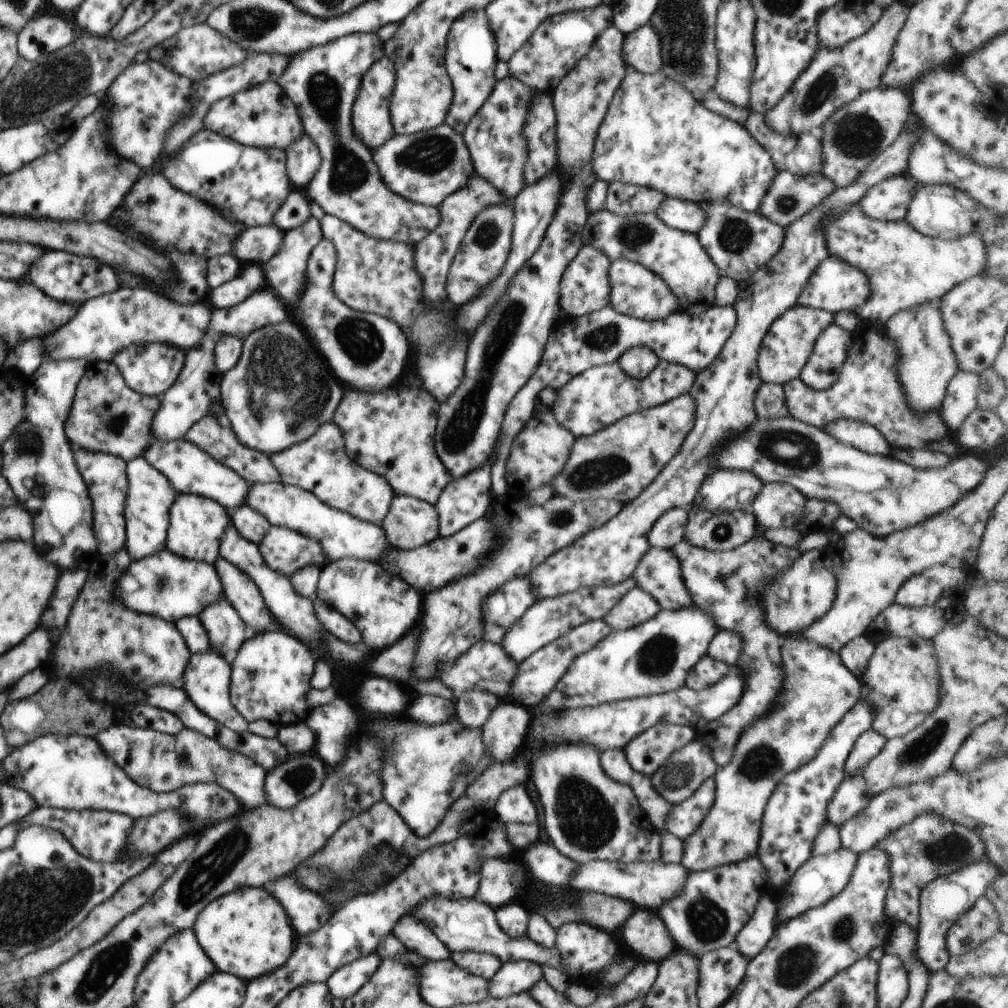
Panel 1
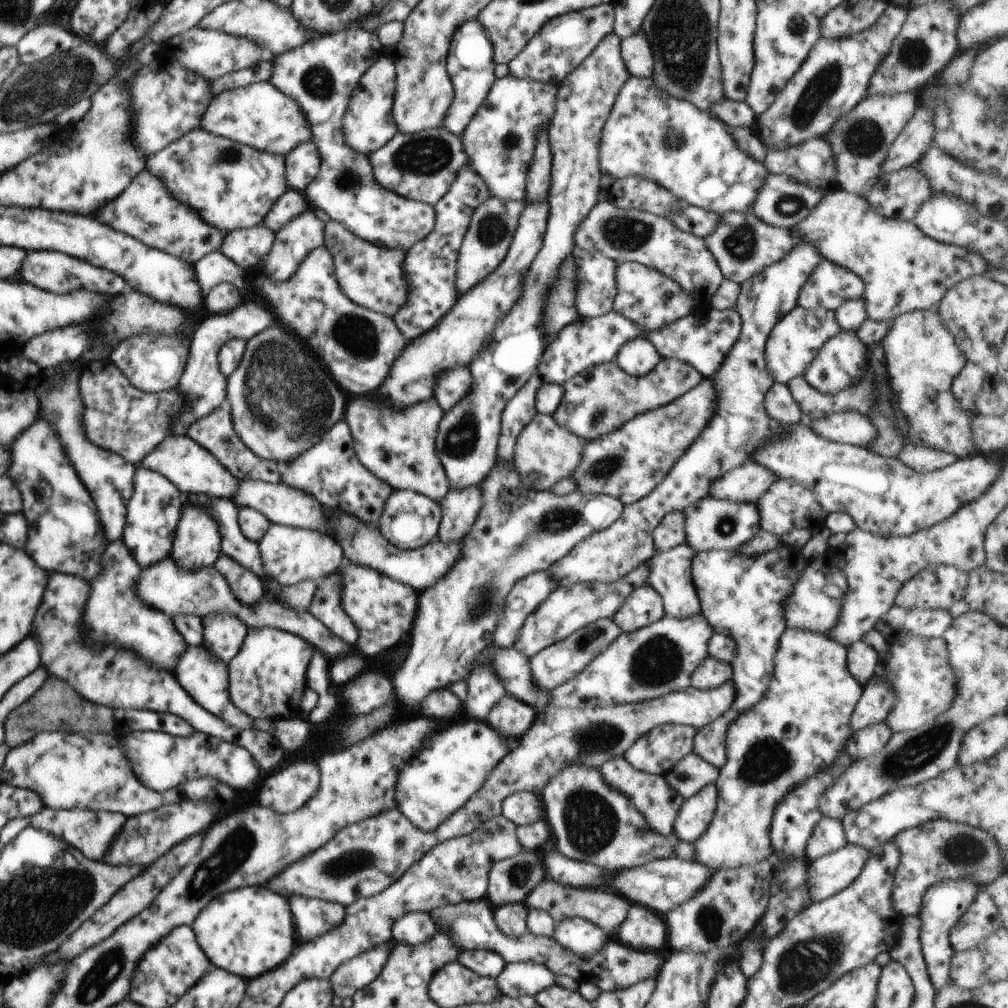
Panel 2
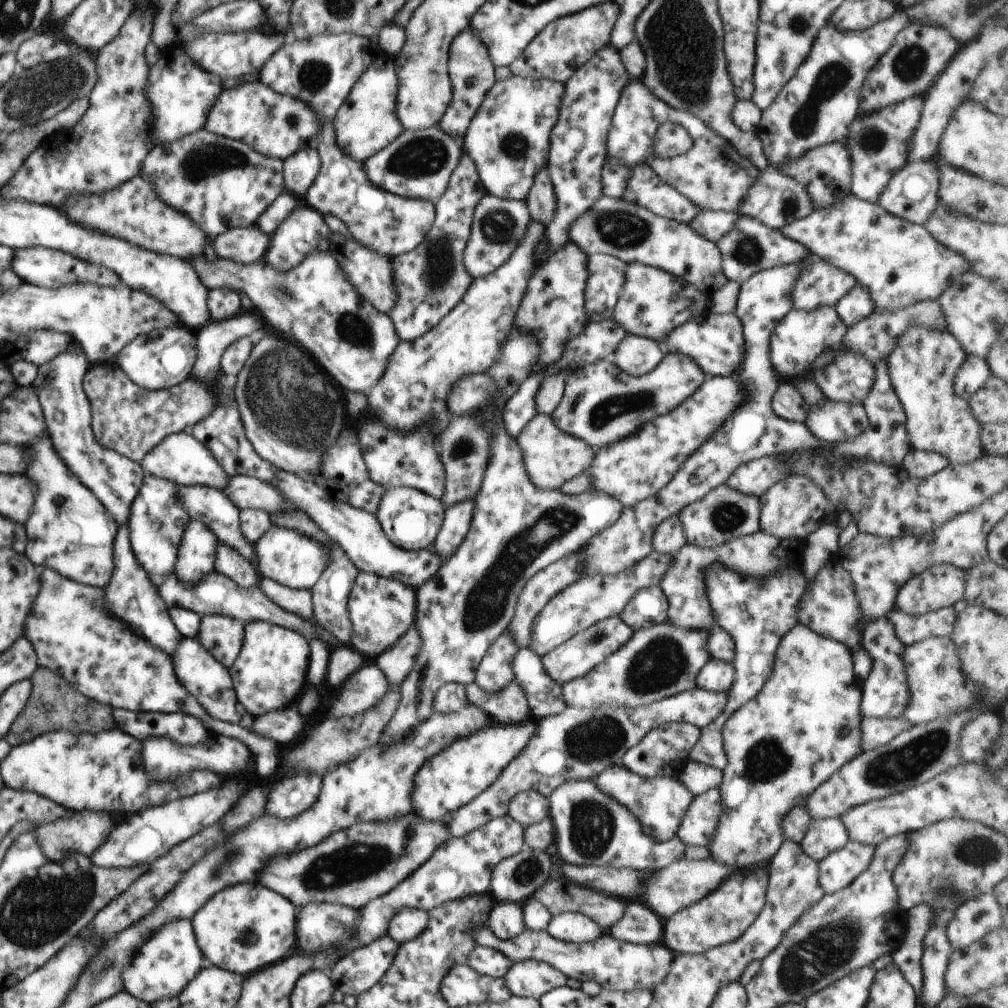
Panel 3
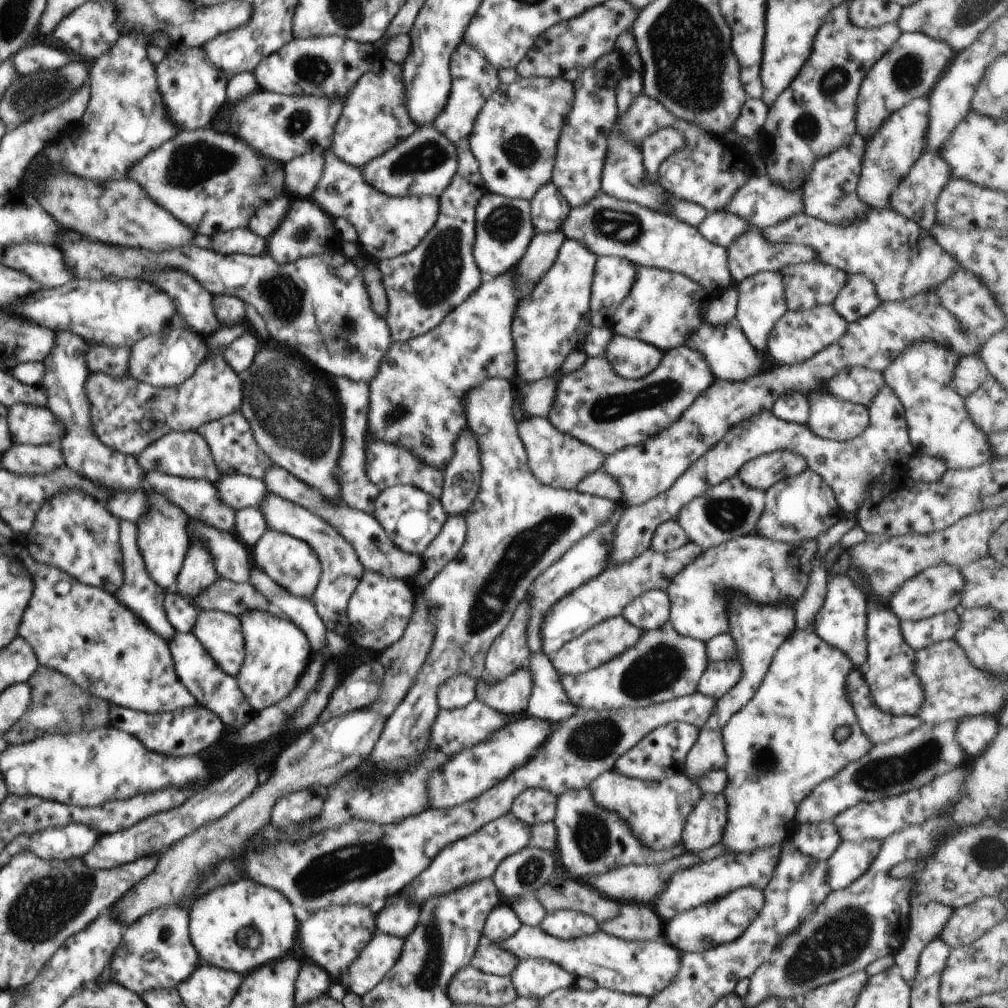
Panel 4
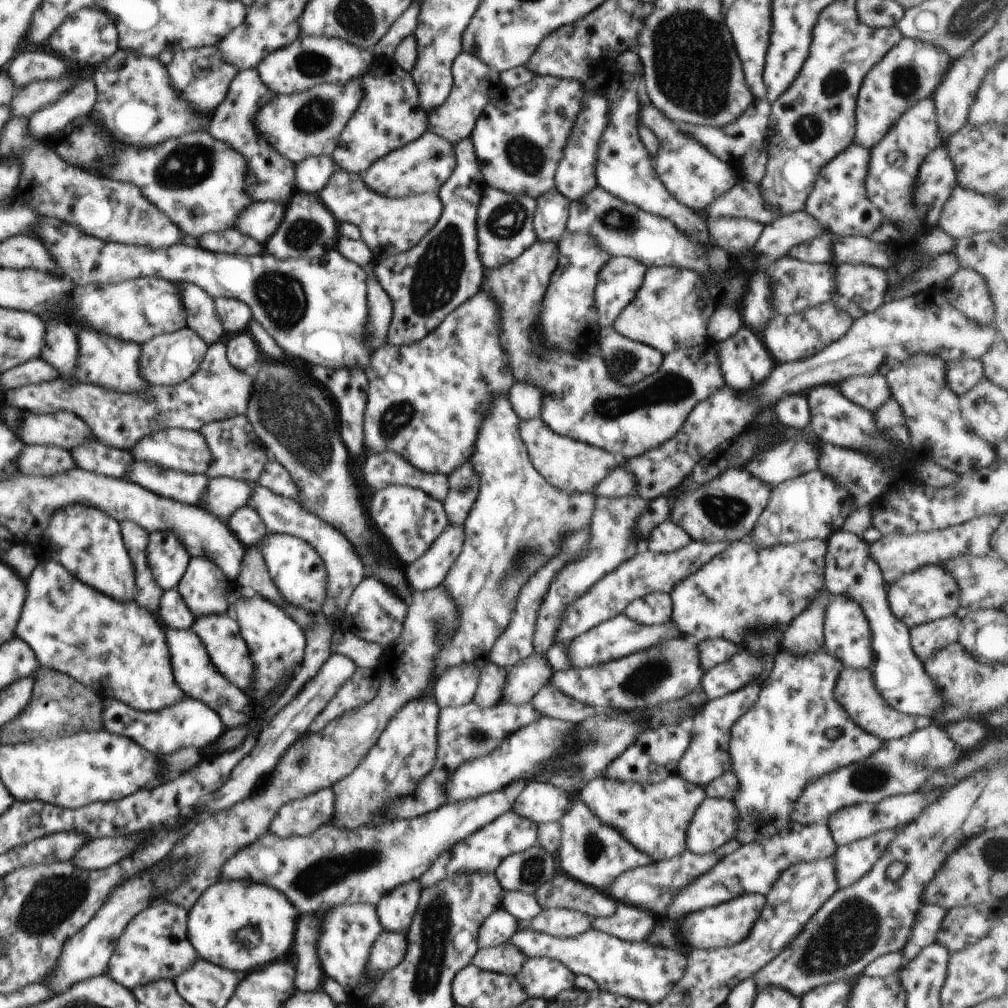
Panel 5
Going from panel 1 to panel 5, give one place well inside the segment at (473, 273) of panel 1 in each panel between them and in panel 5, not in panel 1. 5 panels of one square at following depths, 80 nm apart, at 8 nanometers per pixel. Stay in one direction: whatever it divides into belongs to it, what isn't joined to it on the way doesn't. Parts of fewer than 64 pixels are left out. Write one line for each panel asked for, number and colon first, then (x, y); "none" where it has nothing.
2: (493, 224)
3: (498, 225)
4: (503, 229)
5: (505, 229)

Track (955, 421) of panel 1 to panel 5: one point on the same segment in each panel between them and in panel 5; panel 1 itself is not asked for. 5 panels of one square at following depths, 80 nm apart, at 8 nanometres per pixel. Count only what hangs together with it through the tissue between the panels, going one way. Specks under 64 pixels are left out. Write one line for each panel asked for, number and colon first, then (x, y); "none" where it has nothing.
2: (969, 381)
3: (973, 373)
4: (970, 372)
5: (961, 376)

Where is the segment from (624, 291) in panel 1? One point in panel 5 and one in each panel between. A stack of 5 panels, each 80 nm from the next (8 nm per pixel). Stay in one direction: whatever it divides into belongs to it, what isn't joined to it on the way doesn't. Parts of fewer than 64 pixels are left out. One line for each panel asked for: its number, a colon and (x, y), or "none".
2: (646, 296)
3: (653, 303)
4: (664, 307)
5: (672, 309)

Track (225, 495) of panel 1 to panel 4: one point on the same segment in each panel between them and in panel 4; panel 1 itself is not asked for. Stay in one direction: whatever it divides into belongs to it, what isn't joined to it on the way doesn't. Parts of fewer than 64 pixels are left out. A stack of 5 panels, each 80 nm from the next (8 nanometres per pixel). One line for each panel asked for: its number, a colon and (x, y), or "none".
2: (185, 463)
3: (181, 458)
4: (180, 453)

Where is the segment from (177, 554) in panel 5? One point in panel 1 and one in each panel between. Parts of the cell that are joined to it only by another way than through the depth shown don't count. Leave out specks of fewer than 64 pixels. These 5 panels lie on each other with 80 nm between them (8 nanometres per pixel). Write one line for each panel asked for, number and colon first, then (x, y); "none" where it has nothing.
1: (150, 495)
2: (153, 511)
3: (157, 519)
4: (163, 540)

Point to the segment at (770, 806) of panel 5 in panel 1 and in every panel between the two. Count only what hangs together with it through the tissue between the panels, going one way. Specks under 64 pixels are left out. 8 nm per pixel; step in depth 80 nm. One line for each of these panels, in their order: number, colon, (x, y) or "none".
1: (820, 690)
2: (801, 726)
3: (782, 745)
4: (779, 746)

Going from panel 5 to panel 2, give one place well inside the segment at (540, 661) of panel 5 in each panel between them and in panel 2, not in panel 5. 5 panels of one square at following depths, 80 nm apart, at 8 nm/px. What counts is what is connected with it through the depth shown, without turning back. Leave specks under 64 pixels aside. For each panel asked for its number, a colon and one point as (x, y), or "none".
2: (511, 717)
3: (510, 705)
4: (511, 695)

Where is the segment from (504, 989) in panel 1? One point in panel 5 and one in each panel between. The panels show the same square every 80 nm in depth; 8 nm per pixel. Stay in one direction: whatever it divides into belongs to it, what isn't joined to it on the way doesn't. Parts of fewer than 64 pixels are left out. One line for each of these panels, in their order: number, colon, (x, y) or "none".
2: (529, 978)
3: (531, 978)
4: (537, 978)
5: (544, 978)

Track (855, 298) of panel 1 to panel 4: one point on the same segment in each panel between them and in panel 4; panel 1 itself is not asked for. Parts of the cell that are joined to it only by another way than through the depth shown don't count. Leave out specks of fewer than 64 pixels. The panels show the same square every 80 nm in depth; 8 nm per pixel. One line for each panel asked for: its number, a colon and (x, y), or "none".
2: (829, 284)
3: (820, 284)
4: (806, 285)

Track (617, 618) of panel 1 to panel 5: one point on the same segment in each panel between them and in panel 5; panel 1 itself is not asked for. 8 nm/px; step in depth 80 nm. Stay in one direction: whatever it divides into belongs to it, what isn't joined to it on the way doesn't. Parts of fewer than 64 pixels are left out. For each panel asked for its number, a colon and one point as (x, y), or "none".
2: (644, 606)
3: (648, 607)
4: (651, 610)
5: (656, 608)

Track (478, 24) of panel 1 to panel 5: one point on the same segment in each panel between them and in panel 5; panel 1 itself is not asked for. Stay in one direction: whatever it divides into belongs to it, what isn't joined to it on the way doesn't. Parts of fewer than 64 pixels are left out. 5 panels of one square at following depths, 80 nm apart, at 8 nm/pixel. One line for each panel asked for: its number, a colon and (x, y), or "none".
2: (470, 63)
3: (472, 73)
4: (474, 79)
5: (474, 83)

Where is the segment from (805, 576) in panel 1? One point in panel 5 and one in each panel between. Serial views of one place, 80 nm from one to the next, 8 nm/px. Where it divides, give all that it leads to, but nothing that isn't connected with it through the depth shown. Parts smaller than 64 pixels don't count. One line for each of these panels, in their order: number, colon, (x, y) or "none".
2: (816, 605)
3: (832, 609)
4: (842, 621)
5: (846, 633)

